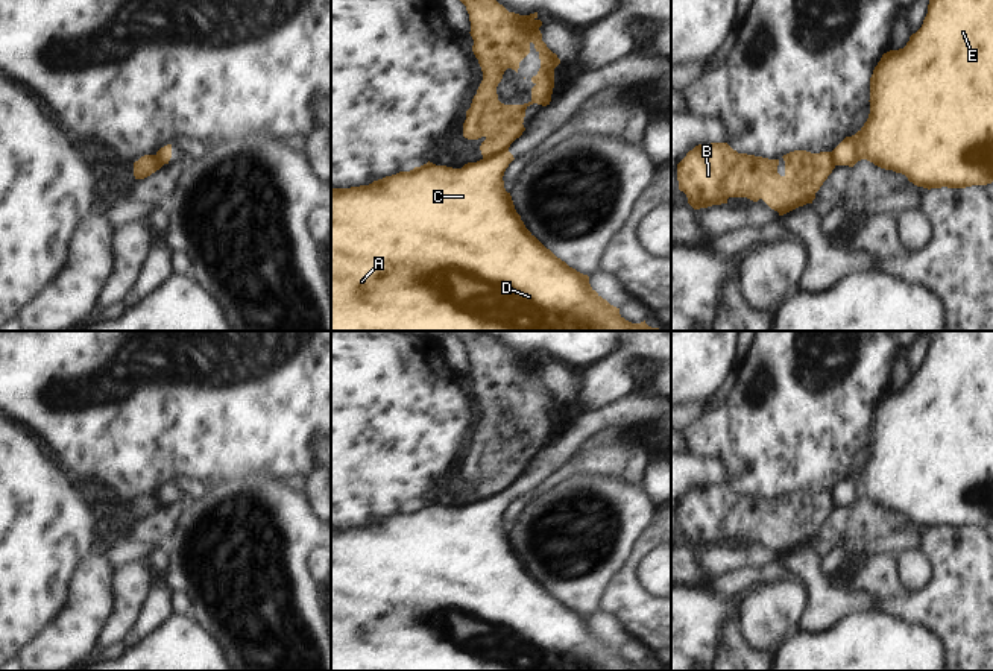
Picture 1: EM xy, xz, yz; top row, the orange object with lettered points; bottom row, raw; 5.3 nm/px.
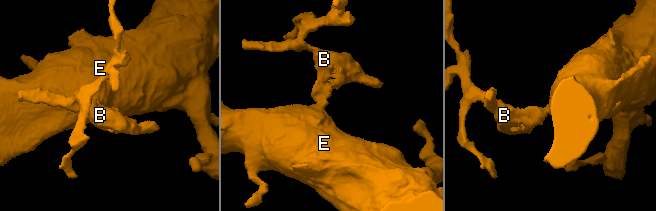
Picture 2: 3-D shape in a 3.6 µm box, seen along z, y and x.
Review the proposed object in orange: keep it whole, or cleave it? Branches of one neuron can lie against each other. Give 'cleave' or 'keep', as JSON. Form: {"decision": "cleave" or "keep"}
{"decision": "cleave"}

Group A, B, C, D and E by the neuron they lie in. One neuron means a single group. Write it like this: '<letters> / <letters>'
A C D E / B

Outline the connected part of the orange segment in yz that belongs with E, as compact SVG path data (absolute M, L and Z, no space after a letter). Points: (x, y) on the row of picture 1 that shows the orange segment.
M929 0L922 27L903 49L890 50L870 77L870 114L864 126L834 150L837 165L867 159L902 173L923 188L966 188L993 182L993 0Z

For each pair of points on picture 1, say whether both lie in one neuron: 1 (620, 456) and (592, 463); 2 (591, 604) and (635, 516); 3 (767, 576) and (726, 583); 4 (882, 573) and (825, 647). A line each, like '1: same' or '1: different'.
1: same
2: same
3: same
4: different

